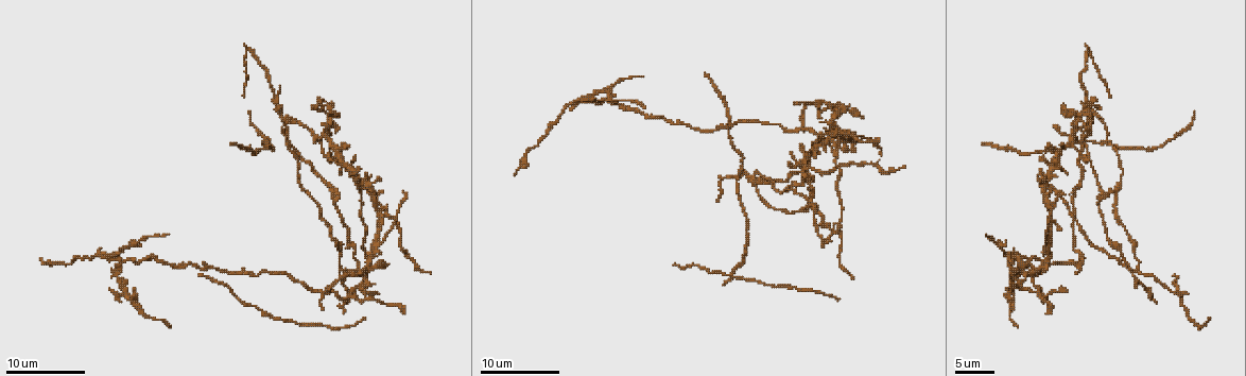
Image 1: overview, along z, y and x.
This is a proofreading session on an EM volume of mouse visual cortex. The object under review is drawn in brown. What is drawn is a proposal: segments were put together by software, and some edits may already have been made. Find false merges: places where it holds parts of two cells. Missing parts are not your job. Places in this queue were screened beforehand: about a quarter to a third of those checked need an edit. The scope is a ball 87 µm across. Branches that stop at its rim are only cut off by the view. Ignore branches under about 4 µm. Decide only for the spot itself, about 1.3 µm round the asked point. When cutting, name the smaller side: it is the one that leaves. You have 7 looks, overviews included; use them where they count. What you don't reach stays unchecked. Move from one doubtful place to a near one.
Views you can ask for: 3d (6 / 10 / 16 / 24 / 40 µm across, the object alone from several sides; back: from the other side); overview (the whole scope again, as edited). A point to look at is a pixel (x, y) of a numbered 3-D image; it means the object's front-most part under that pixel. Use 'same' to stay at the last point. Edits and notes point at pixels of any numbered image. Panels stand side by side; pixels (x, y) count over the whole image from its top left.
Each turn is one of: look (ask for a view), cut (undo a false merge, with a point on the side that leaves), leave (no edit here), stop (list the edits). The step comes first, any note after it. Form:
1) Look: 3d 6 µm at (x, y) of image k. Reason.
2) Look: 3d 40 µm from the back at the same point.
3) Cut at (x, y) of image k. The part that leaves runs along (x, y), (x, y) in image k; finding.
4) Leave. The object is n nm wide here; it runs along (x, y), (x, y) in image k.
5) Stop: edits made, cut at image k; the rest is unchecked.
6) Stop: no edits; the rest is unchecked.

Look: 3d 10 µm at (800, 172) of image 1. Four or more arms meet.

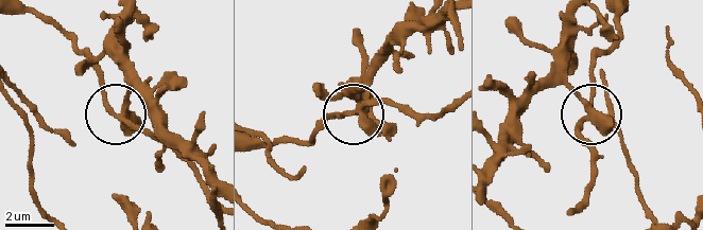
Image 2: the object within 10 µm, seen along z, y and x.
Look: 3d 6 µm at (117, 115) of image 2.

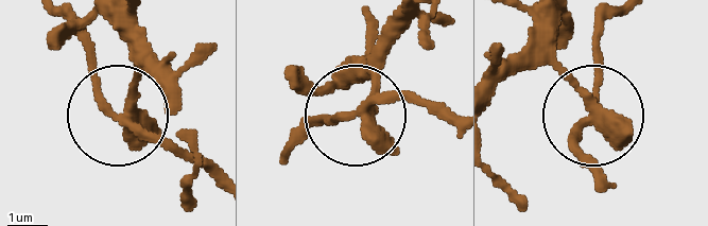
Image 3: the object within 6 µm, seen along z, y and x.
Cut at (95, 69) of image 3. The part that leaves runs along (119, 114), (88, 46), (62, 15) in image 3; two cells meet here.

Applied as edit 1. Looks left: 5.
Look: 3d 6 µm at (835, 107) of image 1. Four arms meet.

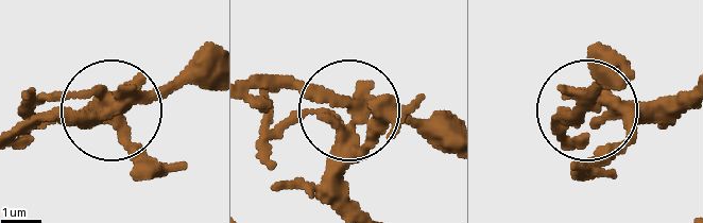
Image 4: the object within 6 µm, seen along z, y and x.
Look: 3d 6 µm from the back at (115, 106) of image 4. From behind.

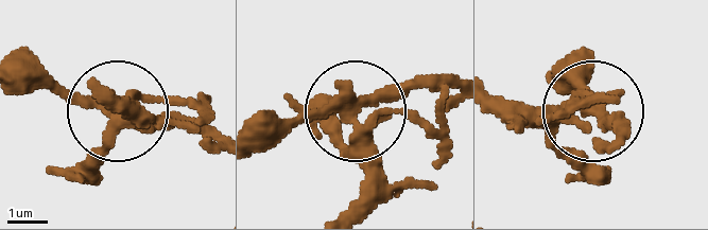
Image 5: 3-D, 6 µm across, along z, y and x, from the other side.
Cut at (401, 95) of image 5. Two cells meet here.

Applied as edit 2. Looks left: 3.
Look: 3d 6 µm at (1044, 244) of image 1.

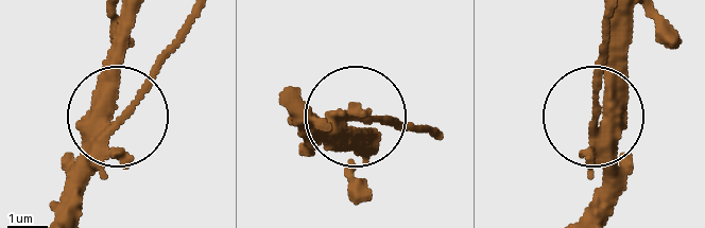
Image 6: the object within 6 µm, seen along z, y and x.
Look: 3d 6 µm from the back at (125, 114) of image 6.

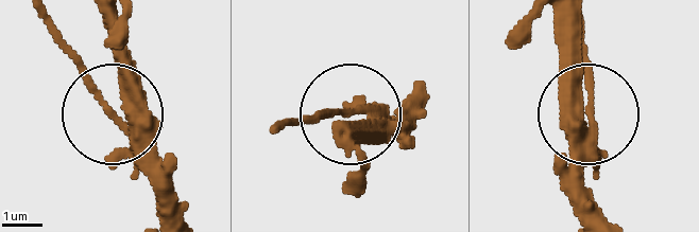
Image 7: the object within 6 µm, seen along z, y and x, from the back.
Cut at (95, 97) of image 7. The object is 320 nm wide here; the part that leaves runs along (135, 131), (50, 14) in image 7; a second cell is stuck on.

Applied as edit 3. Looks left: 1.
Stop: edits made, cut at image 3, cut at image 5, cut at image 7; the rest is unchecked.

